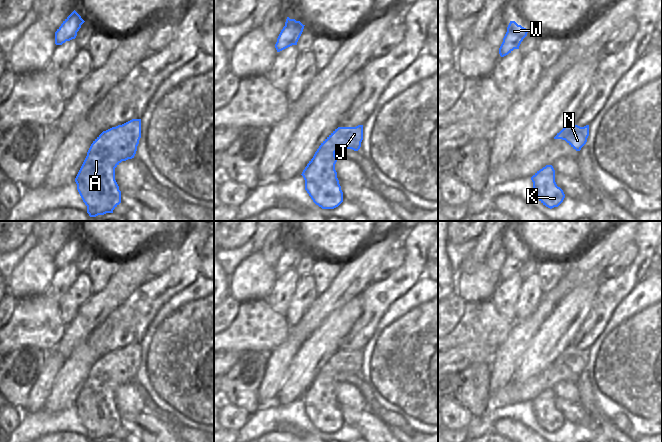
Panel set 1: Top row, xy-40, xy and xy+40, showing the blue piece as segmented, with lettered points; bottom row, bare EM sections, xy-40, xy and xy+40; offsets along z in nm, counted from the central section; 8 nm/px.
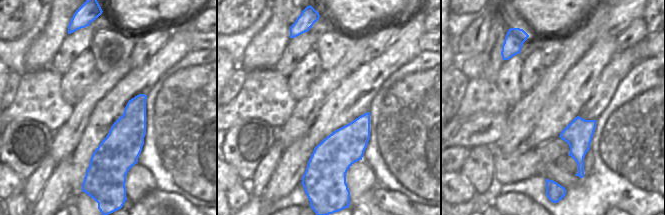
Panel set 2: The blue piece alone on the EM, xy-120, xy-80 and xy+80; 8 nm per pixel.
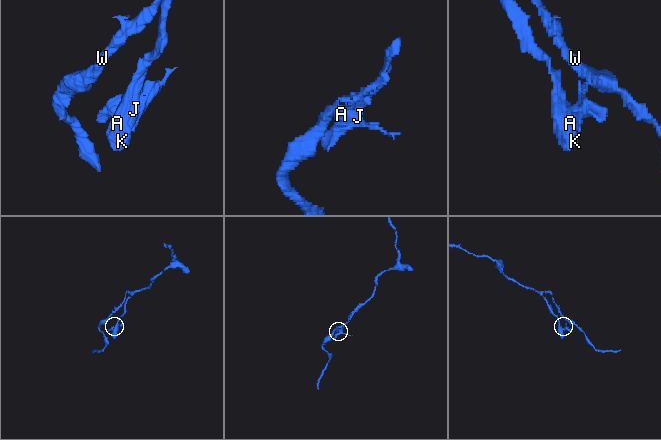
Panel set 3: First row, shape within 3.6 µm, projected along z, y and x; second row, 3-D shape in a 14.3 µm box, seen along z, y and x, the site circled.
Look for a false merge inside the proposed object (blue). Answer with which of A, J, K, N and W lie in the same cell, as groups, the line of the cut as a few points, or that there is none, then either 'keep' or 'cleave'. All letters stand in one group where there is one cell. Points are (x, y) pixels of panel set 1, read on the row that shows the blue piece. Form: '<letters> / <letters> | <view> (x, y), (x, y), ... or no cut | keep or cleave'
A J K W / N | xy+40 (561, 130), (565, 139) | cleave

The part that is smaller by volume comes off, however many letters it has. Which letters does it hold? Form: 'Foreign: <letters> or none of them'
Foreign: N

